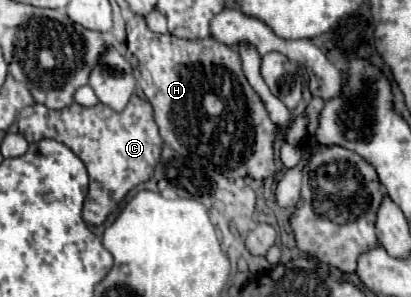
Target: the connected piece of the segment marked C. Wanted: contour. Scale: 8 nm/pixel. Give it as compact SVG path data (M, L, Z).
M133 96L123 112L115 112L105 104L91 108L71 104L61 110L49 110L43 104L27 106L17 118L19 132L27 142L53 138L69 146L79 156L89 172L89 194L83 204L83 220L87 226L99 226L123 202L127 192L141 182L153 178L161 158L163 140L153 120L153 110L147 100Z

